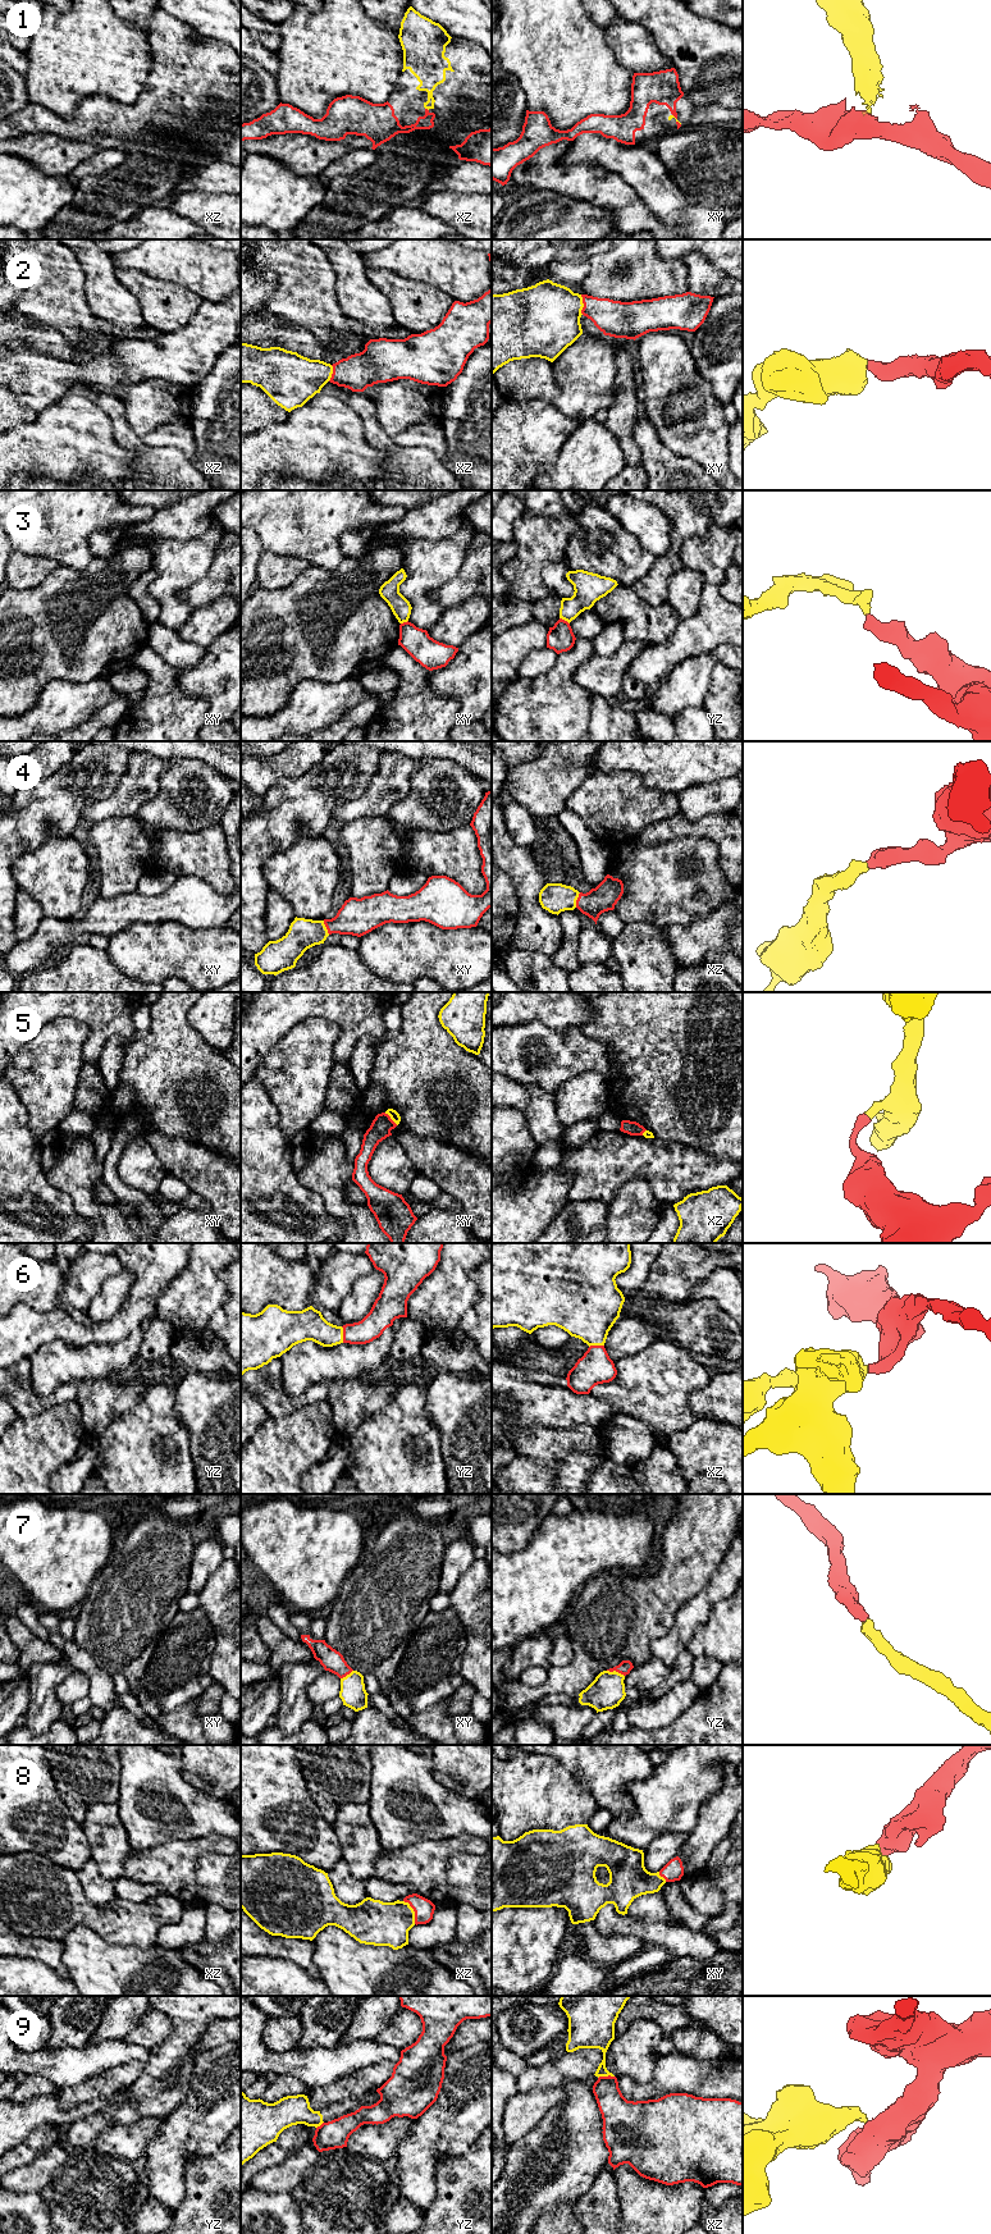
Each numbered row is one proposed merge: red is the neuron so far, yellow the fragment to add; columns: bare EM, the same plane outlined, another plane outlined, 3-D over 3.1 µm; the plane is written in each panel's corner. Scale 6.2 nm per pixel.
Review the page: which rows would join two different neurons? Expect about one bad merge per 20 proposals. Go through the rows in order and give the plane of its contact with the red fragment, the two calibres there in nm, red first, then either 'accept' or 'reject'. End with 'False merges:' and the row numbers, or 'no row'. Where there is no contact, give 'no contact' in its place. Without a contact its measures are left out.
1: xz | 120/200 nm | accept
2: xy | 220/420 nm | accept
3: yz | 170/180 nm | reject
4: xz | 170/190 nm | accept
5: xy | 130/60 nm | reject
6: yz | 160/200 nm | accept
7: yz | 80/220 nm | accept
8: xz | 130/280 nm | accept
9: xz | 200/130 nm | reject
False merges: 3, 5, 9

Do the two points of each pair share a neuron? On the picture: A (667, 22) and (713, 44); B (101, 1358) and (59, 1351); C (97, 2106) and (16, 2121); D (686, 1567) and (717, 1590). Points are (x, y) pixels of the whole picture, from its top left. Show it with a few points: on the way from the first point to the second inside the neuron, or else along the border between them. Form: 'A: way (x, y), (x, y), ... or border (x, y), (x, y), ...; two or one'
A: way (679, 32), (692, 44), (702, 44); one
B: way (91, 1358), (69, 1358); one
C: way (77, 2114), (72, 2116), (36, 2116); one
D: border (724, 1557), (706, 1584), (684, 1602); two

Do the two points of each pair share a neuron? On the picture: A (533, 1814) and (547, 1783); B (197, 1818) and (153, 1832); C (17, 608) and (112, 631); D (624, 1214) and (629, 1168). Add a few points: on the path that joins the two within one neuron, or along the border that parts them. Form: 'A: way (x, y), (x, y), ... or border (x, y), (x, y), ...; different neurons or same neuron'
A: way (533, 1807), (533, 1798), (539, 1791); same neuron
B: way (188, 1826), (164, 1827); same neuron
C: way (40, 627), (68, 648), (76, 649), (88, 640); same neuron
D: border (654, 1195), (643, 1178), (633, 1178), (608, 1204); different neurons

